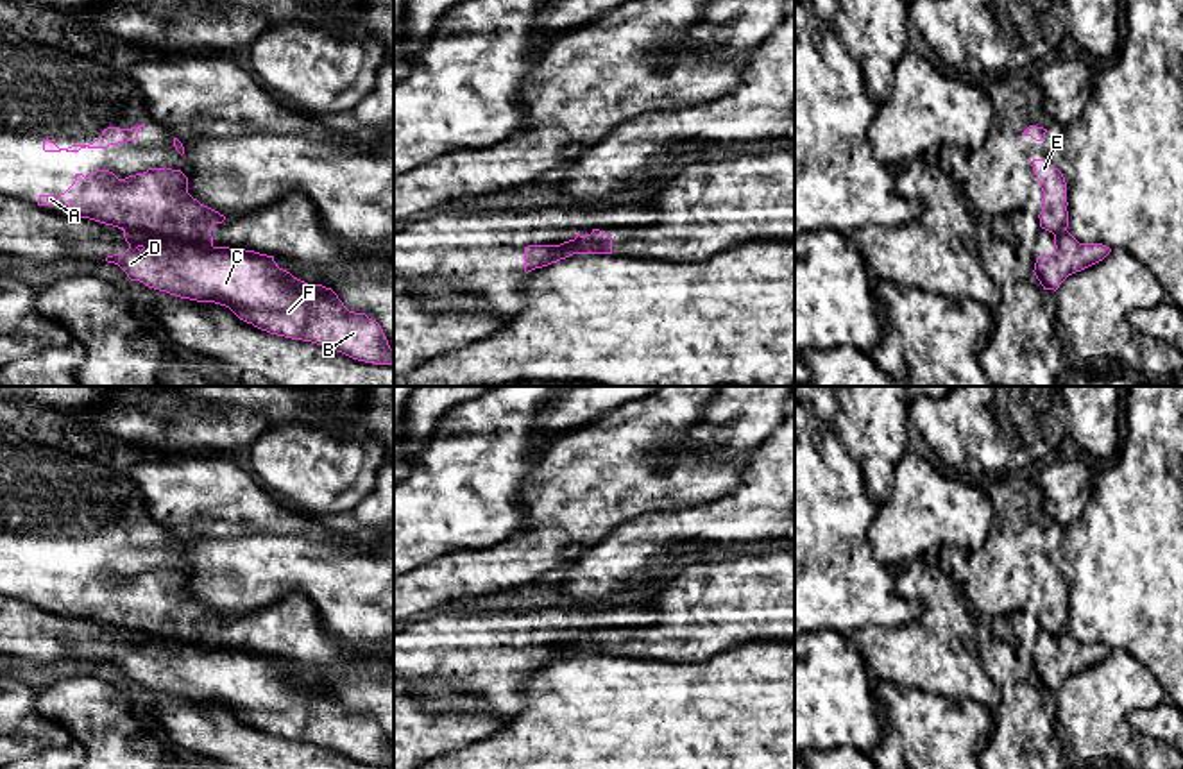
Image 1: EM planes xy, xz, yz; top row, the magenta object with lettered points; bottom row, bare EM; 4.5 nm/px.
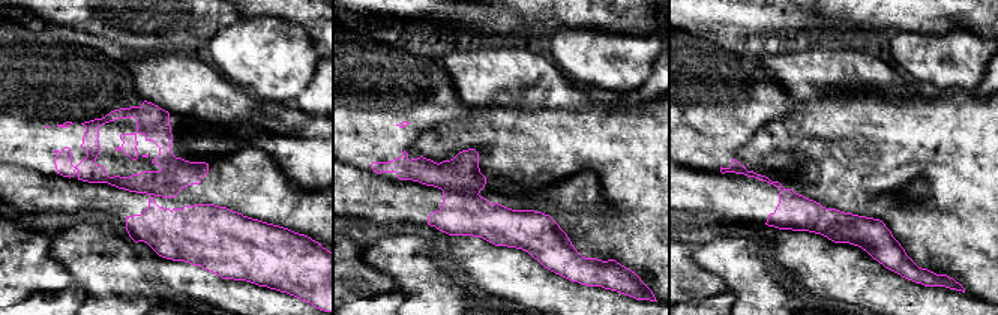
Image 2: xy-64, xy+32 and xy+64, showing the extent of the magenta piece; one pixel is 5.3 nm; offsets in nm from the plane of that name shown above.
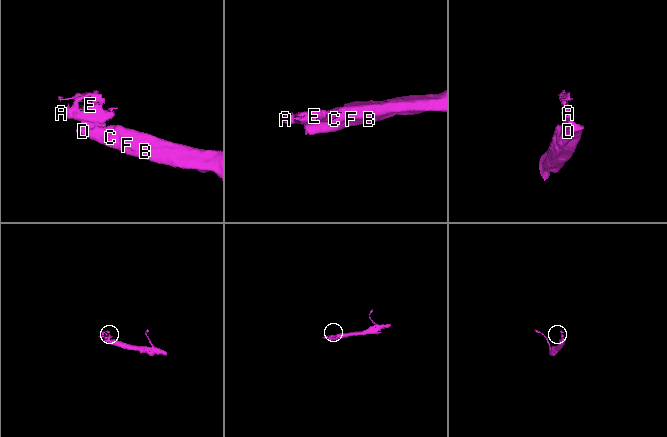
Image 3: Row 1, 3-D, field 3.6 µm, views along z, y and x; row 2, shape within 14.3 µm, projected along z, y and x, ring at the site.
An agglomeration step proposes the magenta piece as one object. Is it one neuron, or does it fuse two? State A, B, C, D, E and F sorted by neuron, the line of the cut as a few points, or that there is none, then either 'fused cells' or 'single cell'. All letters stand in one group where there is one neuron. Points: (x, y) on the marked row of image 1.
groups A E / B C D F; cut xy (124, 229), (145, 229), (212, 247); fused cells

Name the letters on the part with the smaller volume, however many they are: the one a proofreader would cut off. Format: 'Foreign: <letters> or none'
Foreign: A, E

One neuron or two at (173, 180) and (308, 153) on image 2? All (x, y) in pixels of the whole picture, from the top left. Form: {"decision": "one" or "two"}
{"decision": "two"}

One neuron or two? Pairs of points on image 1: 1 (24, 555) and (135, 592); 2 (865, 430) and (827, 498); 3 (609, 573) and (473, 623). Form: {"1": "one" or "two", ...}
{"1": "one", "2": "two", "3": "two"}

